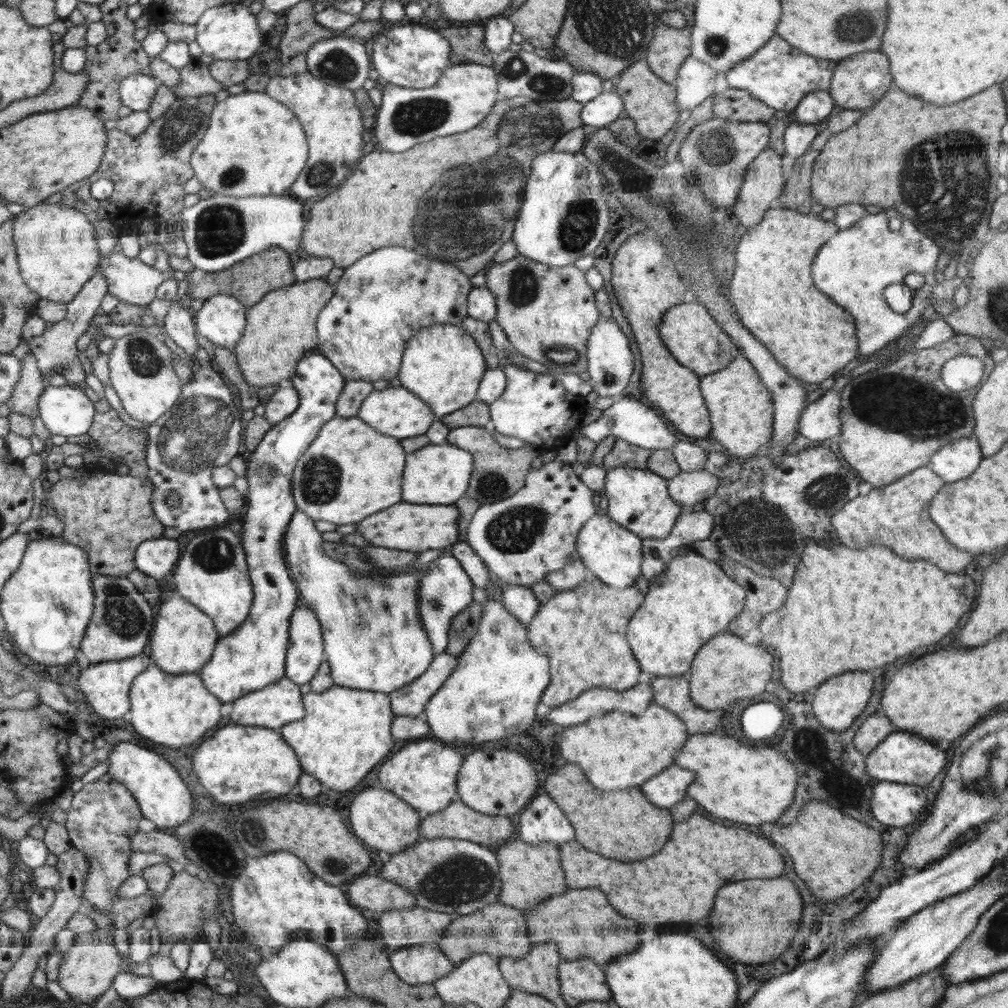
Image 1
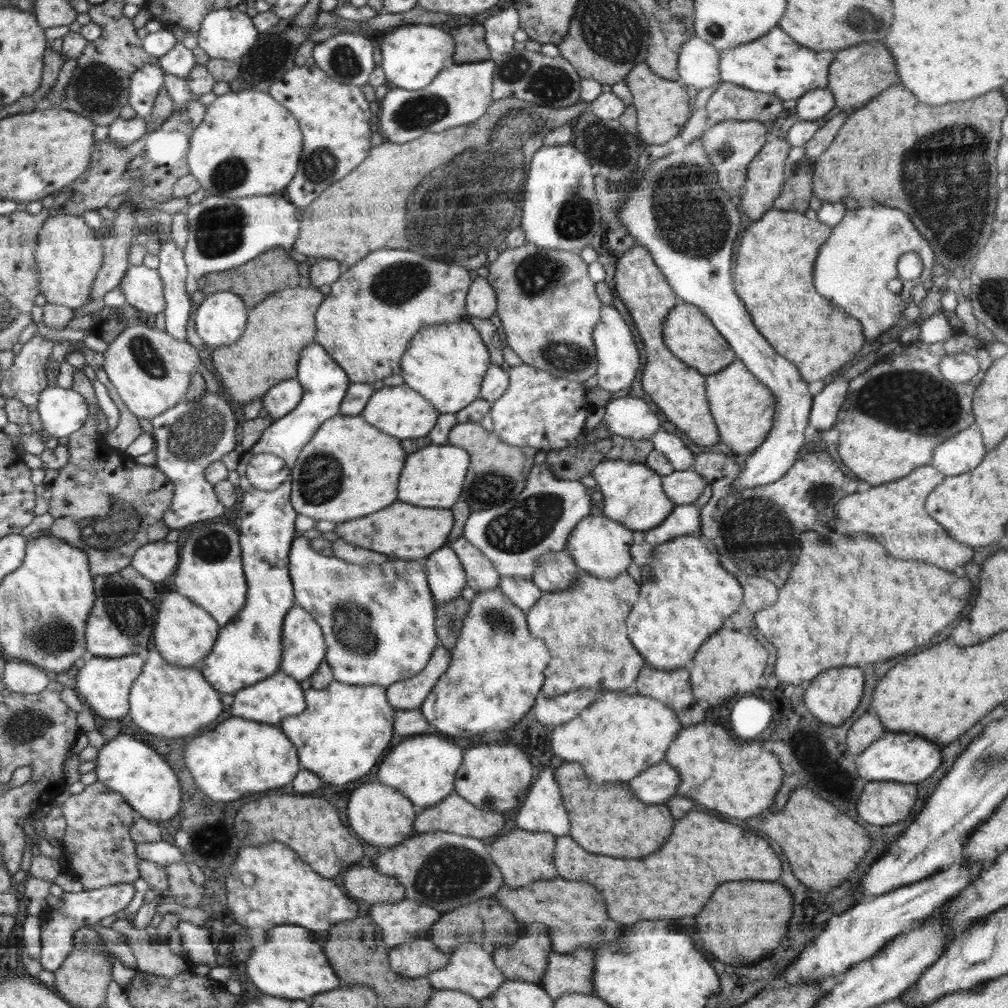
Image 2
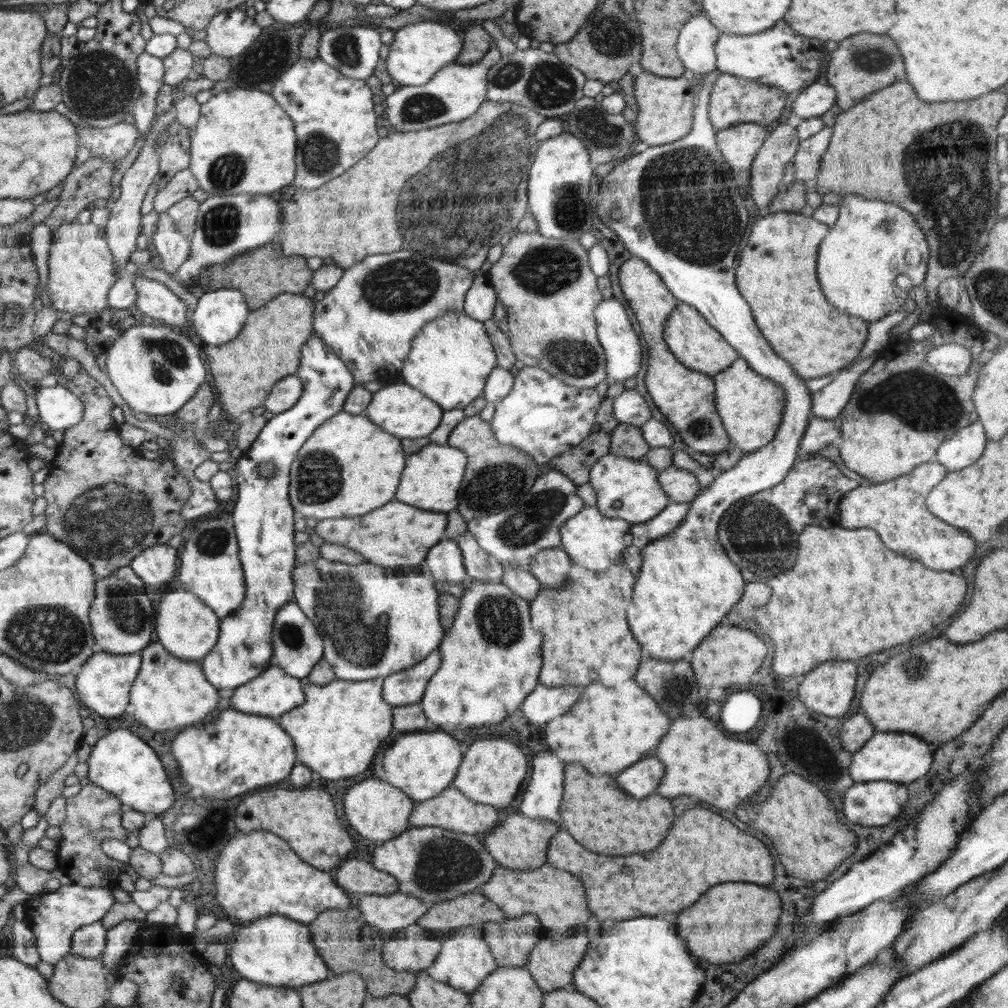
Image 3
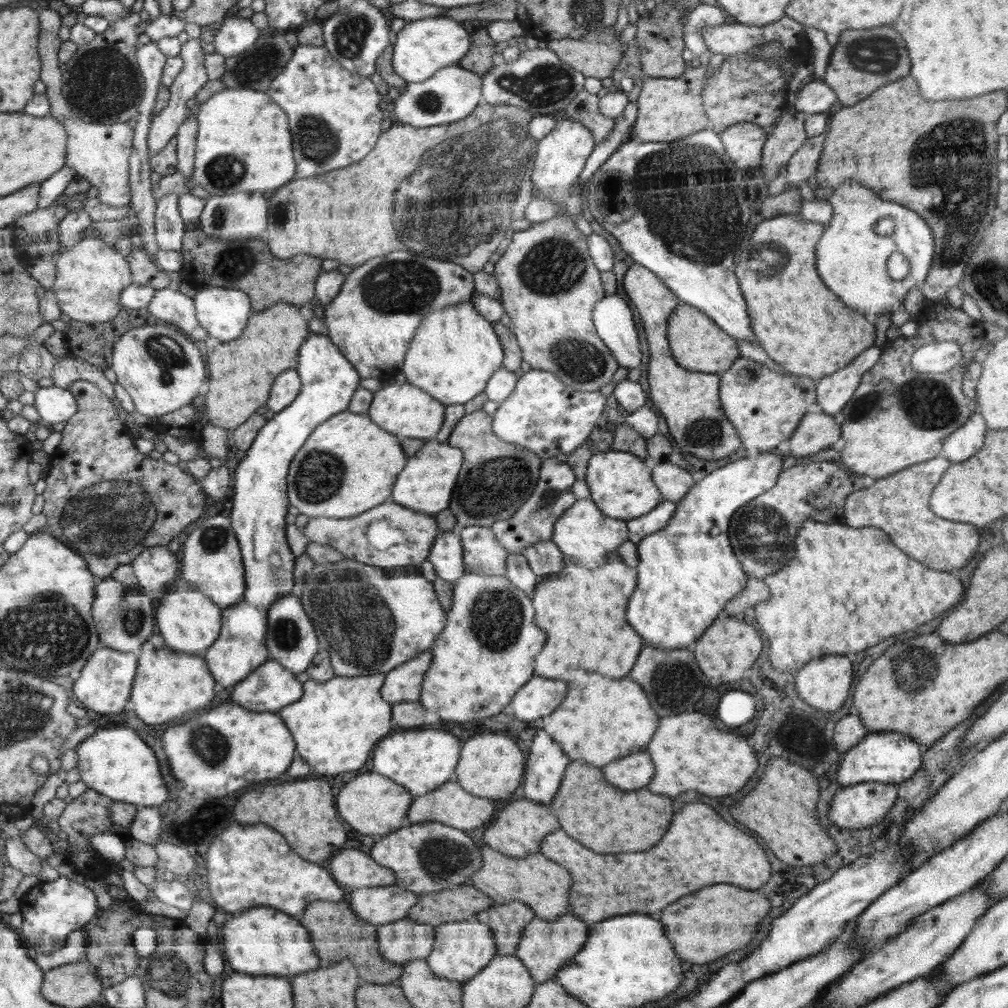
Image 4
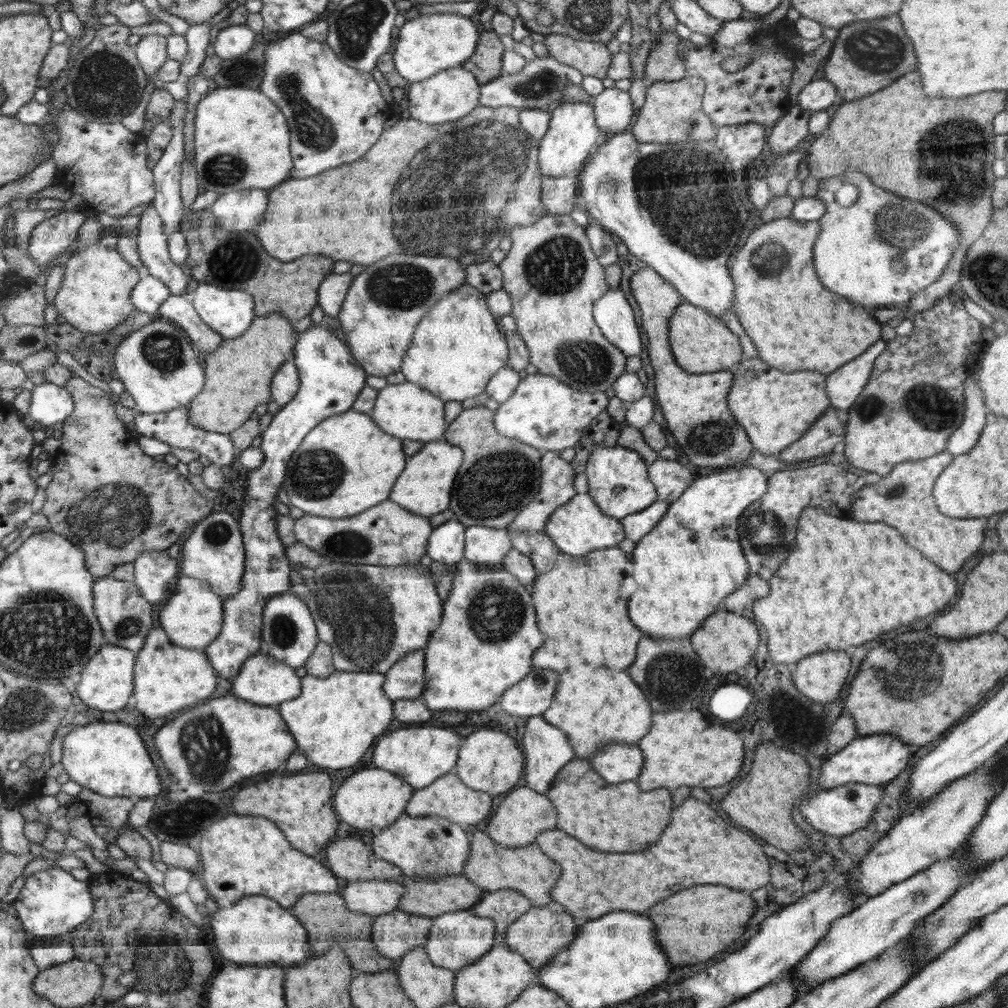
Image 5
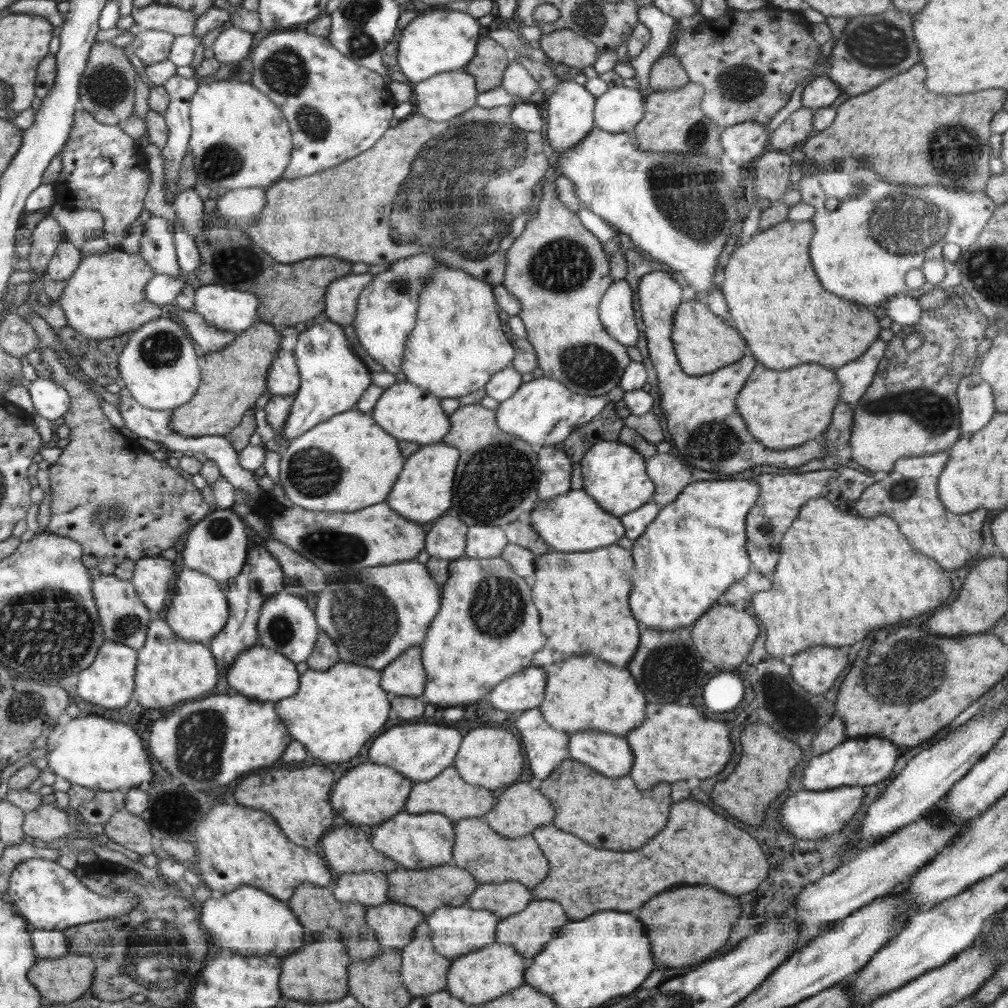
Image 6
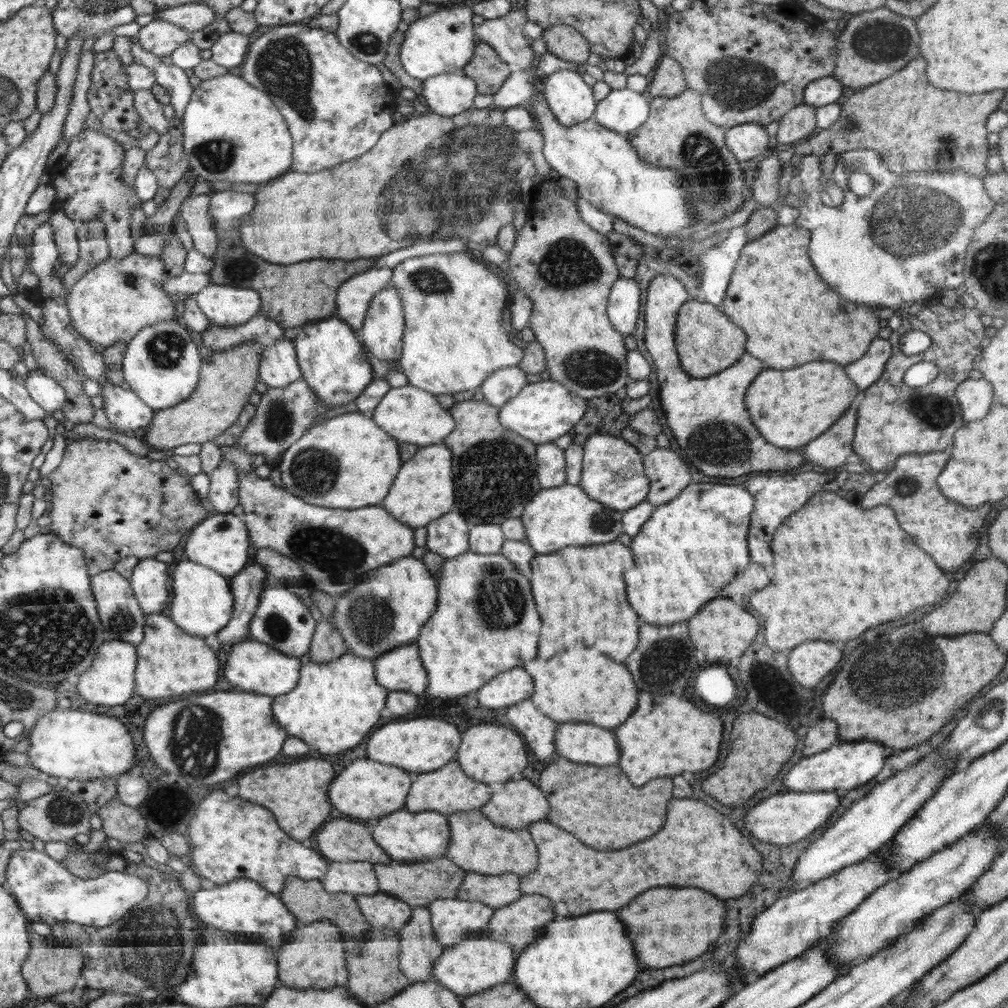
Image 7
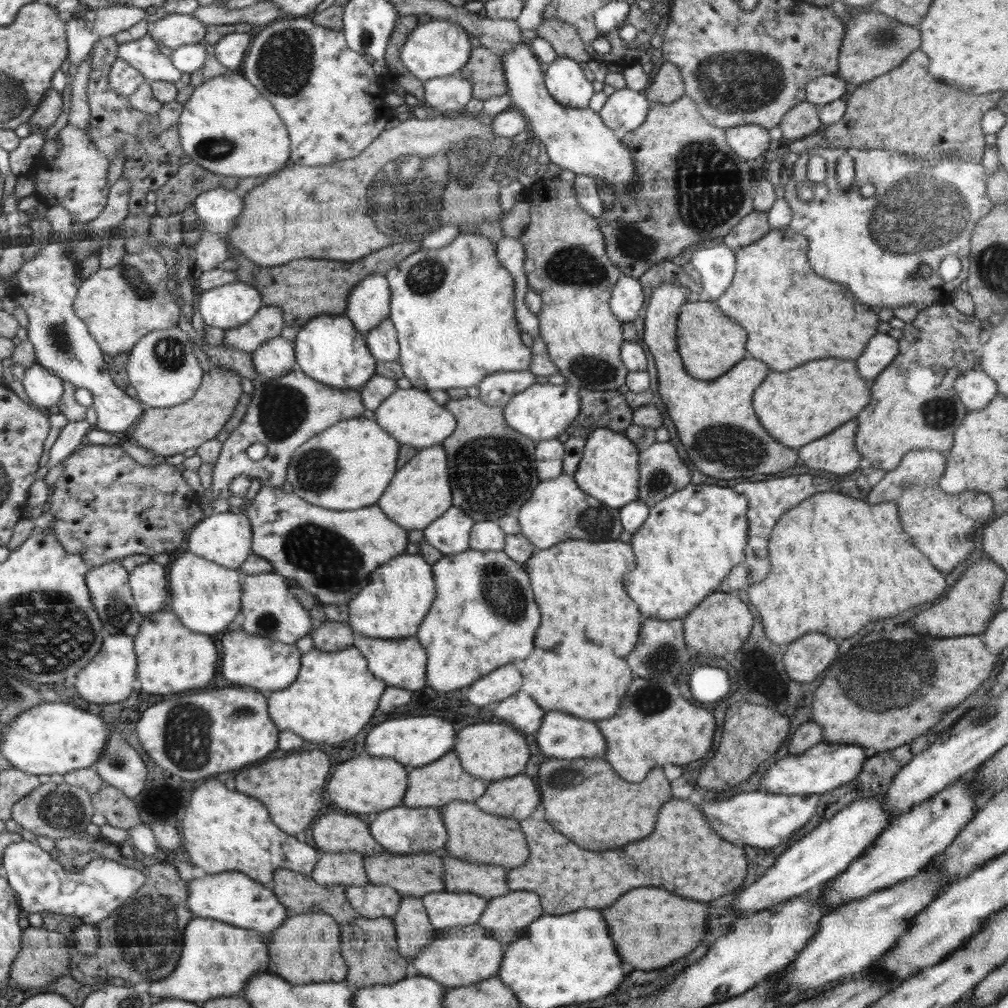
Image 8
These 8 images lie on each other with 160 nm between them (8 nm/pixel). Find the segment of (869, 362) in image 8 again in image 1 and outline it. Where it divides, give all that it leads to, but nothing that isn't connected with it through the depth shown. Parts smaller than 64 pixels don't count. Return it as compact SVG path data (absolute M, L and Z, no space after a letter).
M830 390L816 401L807 405L799 418L798 433L808 440L822 442L829 440L836 434L841 434L841 420L839 410L841 407L838 392Z

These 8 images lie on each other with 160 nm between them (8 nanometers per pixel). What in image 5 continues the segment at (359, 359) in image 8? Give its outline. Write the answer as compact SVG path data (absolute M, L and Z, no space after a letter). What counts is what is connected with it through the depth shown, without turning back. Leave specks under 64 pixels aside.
M314 324L308 330L302 332L294 351L294 364L300 370L300 390L294 395L293 400L285 404L280 412L276 413L268 427L263 431L262 442L259 446L264 455L262 464L256 470L245 471L246 489L245 499L242 504L241 532L245 536L246 547L246 570L242 584L245 586L226 599L225 603L225 624L221 628L220 634L216 640L213 640L208 647L204 649L204 653L209 657L210 664L218 672L218 676L222 678L232 678L236 676L243 667L243 664L256 655L260 650L261 628L263 623L264 606L268 600L274 597L274 594L280 592L286 593L290 588L290 559L287 552L284 552L284 546L276 534L276 512L274 512L274 500L276 500L276 492L280 488L280 484L284 481L284 472L289 464L288 460L293 456L293 452L301 446L307 432L310 432L320 422L330 418L331 416L342 414L348 409L352 409L352 405L362 388L366 384L367 375L358 361L350 354L349 348L344 343L339 332L331 330L325 324Z

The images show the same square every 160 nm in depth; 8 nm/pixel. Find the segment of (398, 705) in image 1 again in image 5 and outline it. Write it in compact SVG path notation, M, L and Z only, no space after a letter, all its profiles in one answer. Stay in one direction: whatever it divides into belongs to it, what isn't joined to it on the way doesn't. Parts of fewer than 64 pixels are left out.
M418 649L399 658L384 674L383 693L391 700L418 698L425 680L425 652Z

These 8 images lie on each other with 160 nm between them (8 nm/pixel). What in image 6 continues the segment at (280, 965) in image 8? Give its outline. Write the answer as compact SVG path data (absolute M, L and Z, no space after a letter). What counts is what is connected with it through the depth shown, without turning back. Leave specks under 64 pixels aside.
M325 930L321 938L294 954L283 958L281 967L281 992L285 999L296 999L302 1002L336 1002L349 994L348 974L351 959L340 940L337 930Z

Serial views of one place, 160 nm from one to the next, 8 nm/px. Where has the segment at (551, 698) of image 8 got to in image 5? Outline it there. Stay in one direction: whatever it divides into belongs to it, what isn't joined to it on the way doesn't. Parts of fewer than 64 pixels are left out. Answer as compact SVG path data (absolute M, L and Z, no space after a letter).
M586 664L560 674L554 698L541 717L567 734L576 758L587 760L600 753L606 744L622 742L636 745L652 726L652 710L642 690L626 672L606 668L592 670Z

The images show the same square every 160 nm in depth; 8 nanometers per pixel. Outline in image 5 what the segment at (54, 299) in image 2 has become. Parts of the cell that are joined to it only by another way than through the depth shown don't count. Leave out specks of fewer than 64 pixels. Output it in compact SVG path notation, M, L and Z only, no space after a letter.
M99 240L76 249L65 267L54 306L74 328L83 333L110 331L136 312L132 292L144 274L134 269L116 248L107 247Z

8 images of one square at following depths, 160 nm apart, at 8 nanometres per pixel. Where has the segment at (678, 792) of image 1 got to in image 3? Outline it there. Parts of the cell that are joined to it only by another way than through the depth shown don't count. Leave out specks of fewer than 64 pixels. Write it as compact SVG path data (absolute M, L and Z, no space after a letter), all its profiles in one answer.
M649 756L640 760L638 764L626 768L622 774L618 774L616 782L628 790L634 798L642 800L646 796L650 796L650 792L654 794L660 780L664 776L664 764L656 756Z

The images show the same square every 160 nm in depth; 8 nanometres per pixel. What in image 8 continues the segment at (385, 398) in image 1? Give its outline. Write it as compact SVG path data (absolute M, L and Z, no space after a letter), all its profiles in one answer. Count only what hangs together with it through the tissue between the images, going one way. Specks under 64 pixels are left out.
M414 387L396 390L373 411L376 422L386 432L390 432L390 436L394 436L400 444L414 446L418 450L440 444L444 438L448 438L454 432L457 424L452 413L436 403L427 391Z

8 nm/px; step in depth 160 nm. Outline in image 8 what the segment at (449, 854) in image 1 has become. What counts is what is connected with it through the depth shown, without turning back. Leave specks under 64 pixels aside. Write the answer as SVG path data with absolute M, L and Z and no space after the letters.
M400 805L377 813L376 819L369 825L369 831L385 850L394 854L441 852L447 841L440 809L434 807L408 808Z

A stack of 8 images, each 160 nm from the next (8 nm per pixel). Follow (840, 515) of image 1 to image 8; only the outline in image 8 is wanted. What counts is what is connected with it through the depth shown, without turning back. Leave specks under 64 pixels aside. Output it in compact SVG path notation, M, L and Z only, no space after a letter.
M924 449L907 452L898 467L886 472L866 498L870 504L896 503L904 532L942 572L950 572L966 560L966 556L974 550L974 537L978 536L978 529L985 526L993 512L993 501L984 492L976 490L948 495L939 487L946 463L947 457L943 451Z

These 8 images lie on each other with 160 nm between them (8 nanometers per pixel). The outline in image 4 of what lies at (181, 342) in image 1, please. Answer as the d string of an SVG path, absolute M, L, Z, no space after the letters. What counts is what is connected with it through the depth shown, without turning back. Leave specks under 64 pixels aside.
M165 195L157 201L155 210L155 239L159 250L181 250L186 227L178 210L179 196Z

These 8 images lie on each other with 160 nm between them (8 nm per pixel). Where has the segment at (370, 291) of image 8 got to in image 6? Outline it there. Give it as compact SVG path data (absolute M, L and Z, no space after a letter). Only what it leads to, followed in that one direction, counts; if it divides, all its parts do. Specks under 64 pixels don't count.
M351 274L336 280L325 296L325 312L329 320L345 326L352 324L357 311L356 300L372 280L372 274Z

